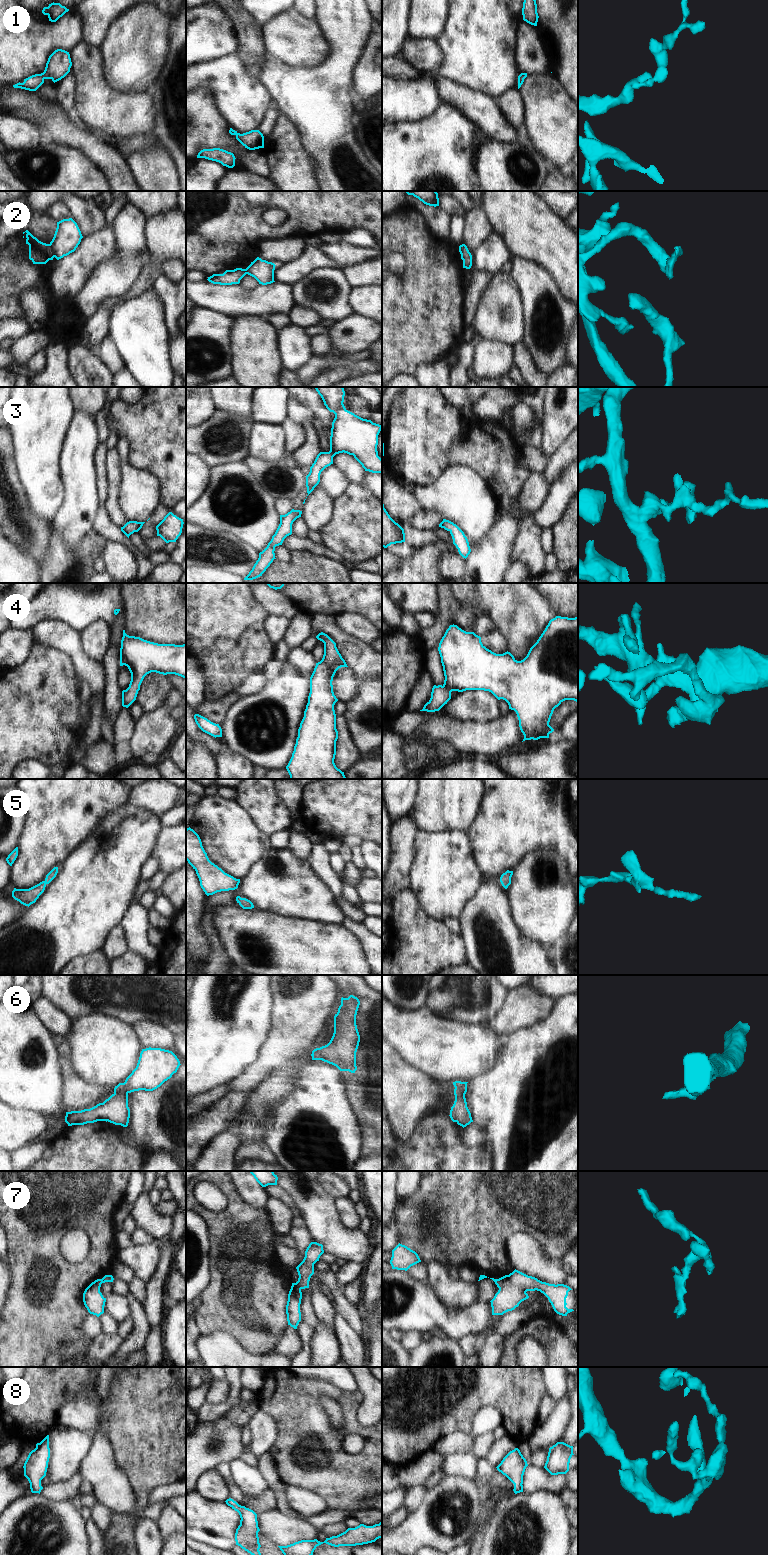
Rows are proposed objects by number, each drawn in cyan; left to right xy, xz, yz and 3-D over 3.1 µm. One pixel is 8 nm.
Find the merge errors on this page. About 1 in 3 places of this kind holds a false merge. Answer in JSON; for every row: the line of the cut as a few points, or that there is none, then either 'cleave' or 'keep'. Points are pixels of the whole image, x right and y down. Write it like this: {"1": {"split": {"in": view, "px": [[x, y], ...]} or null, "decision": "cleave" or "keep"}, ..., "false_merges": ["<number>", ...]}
{"1": {"split": null, "decision": "keep"}, "2": {"split": {"in": "xy", "px": [[49, 244], [55, 256]]}, "decision": "cleave"}, "3": {"split": null, "decision": "keep"}, "4": {"split": null, "decision": "keep"}, "5": {"split": null, "decision": "keep"}, "6": {"split": null, "decision": "keep"}, "7": {"split": {"in": "xz", "px": [[294, 1283], [300, 1290]]}, "decision": "cleave"}, "8": {"split": null, "decision": "keep"}, "false_merges": ["2", "7"]}

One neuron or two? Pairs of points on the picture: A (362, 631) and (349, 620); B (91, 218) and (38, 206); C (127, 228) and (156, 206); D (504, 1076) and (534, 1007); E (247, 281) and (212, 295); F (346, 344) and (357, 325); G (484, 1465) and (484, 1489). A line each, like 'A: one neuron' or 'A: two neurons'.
A: one neuron
B: one neuron
C: two neurons
D: two neurons
E: two neurons
F: one neuron
G: one neuron

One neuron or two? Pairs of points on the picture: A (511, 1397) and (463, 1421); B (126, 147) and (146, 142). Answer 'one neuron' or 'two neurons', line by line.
A: one neuron
B: one neuron

